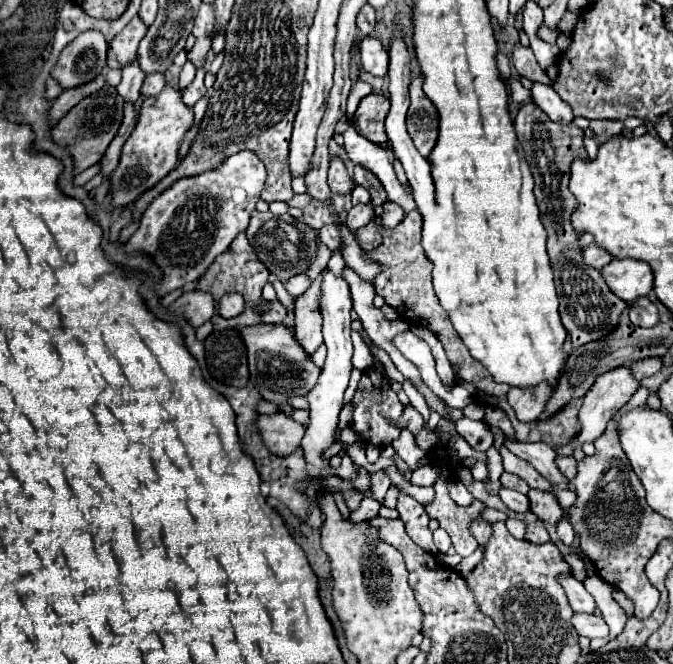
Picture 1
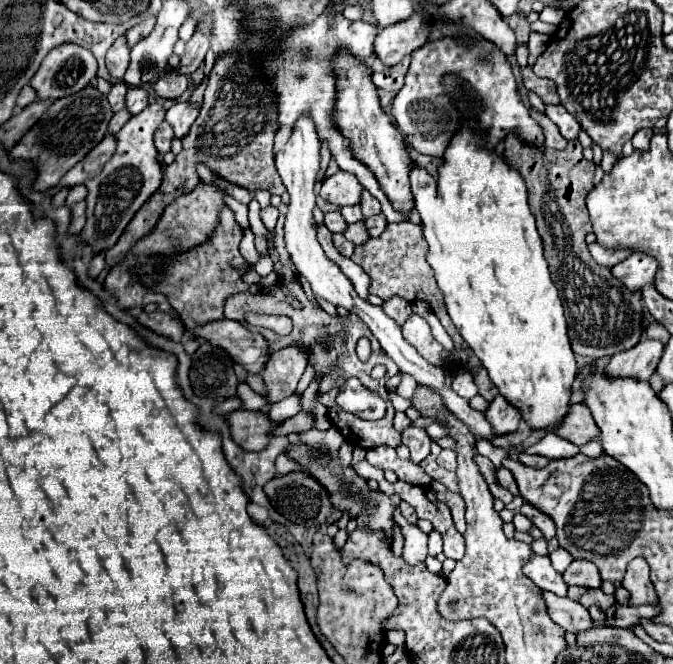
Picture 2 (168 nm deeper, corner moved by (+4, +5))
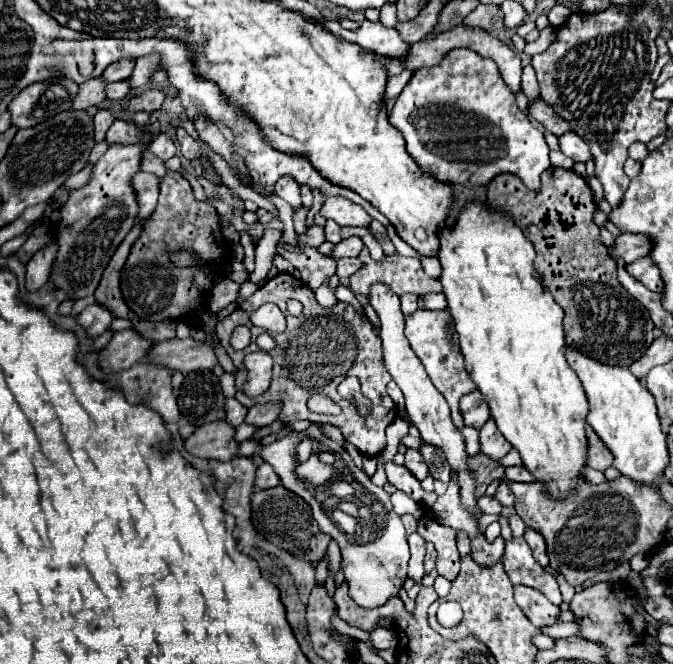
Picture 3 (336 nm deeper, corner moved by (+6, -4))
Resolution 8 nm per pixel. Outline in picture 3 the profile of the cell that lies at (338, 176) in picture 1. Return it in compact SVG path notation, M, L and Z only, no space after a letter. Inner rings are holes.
M328 197L320 209L320 215L326 219L334 219L340 225L360 225L368 227L372 217L356 203L344 199L344 197Z

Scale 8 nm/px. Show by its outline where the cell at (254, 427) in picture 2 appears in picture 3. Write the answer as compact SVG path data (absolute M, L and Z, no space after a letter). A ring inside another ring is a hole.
M214 421L198 427L192 437L186 439L186 449L192 455L204 459L228 461L238 457L240 443L234 439L236 429L228 421Z

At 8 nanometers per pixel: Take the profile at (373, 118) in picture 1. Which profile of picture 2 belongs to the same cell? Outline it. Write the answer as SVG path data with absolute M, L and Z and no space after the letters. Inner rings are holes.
M340 50L332 58L332 70L336 76L336 104L332 112L334 126L350 142L352 156L358 158L358 162L362 162L378 178L378 184L394 204L394 210L408 216L414 206L408 178L414 160L408 154L402 132L392 124L380 106L378 88L372 82L372 70L366 66L366 62L354 58L348 50Z

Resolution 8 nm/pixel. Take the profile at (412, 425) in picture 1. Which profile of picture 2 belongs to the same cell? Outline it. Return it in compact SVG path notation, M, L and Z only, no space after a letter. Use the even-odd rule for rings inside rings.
M410 426L402 432L402 444L410 448L410 460L414 464L420 464L430 454L430 436L426 430L420 430L416 426Z

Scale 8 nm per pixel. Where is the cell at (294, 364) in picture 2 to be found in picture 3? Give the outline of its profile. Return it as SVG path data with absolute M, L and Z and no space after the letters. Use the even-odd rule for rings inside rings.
M266 403L266 405L252 405L246 415L246 423L256 427L266 427L276 421L276 411L280 411L280 403Z

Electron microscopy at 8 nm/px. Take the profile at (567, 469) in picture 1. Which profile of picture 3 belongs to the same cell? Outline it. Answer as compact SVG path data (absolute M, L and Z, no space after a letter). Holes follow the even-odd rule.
M506 467L506 479L510 481L522 481L522 483L532 483L532 473L526 467Z

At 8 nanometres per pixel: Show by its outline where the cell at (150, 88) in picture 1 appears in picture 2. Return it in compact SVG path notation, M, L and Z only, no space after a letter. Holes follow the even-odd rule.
M130 88L126 94L126 110L136 116L148 106L148 92L144 88Z

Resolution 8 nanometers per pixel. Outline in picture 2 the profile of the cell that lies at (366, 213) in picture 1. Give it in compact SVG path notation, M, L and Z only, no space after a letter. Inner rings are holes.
M328 212L328 214L324 214L324 226L330 232L344 232L346 230L346 222L344 222L340 212Z

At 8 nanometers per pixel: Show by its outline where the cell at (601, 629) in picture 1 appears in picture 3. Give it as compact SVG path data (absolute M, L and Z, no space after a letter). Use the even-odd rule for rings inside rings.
M518 585L514 587L514 599L516 603L520 603L522 611L536 627L542 629L546 625L560 623L560 607L550 603L544 595L540 595L540 591Z

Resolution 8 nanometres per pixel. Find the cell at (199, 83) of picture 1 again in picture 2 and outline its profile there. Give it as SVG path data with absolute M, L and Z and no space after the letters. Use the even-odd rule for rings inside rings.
M192 102L174 104L174 106L166 112L166 120L174 126L176 138L184 138L184 136L188 134L188 130L192 128L196 116L198 116L198 106L192 104Z

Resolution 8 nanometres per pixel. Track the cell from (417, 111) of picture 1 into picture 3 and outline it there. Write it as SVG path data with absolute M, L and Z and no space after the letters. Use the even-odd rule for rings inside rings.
M452 49L436 67L414 71L394 103L390 123L404 135L406 149L422 171L440 181L474 187L498 173L514 173L536 191L542 171L550 167L542 131L518 109L496 63L470 49Z

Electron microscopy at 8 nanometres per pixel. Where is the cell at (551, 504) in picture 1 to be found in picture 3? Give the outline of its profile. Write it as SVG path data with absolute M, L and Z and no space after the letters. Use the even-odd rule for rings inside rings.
M526 527L524 539L528 541L530 549L534 551L536 561L538 561L542 567L546 567L546 565L548 565L548 555L546 555L546 543L544 543L544 537L542 537L538 531L532 531L530 527Z

